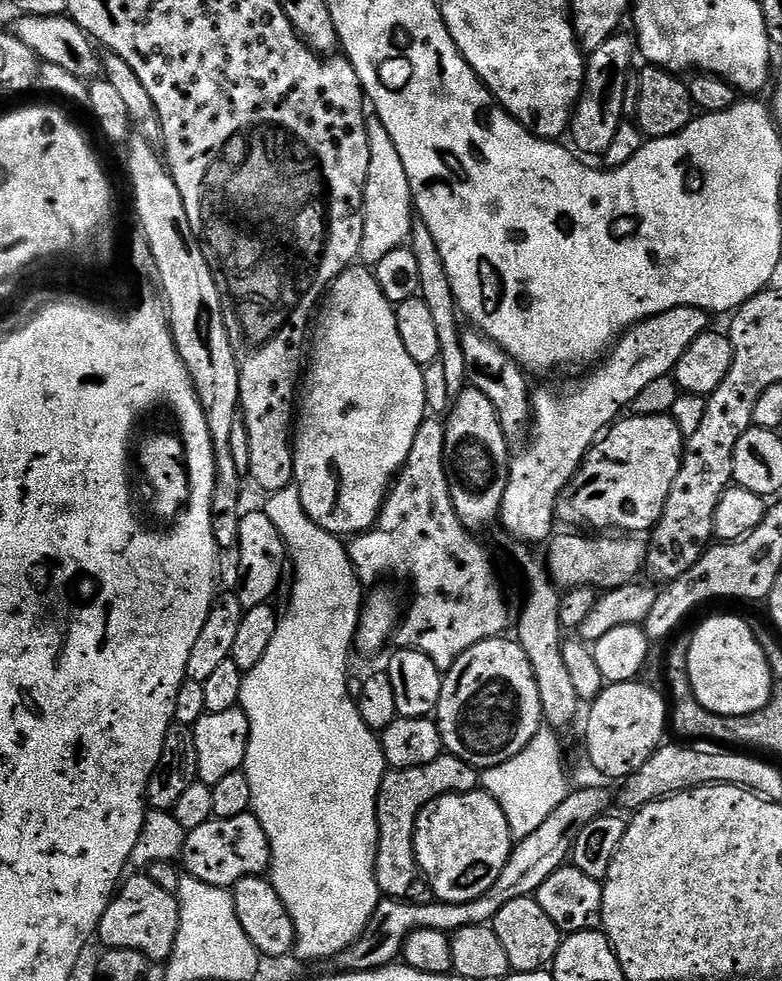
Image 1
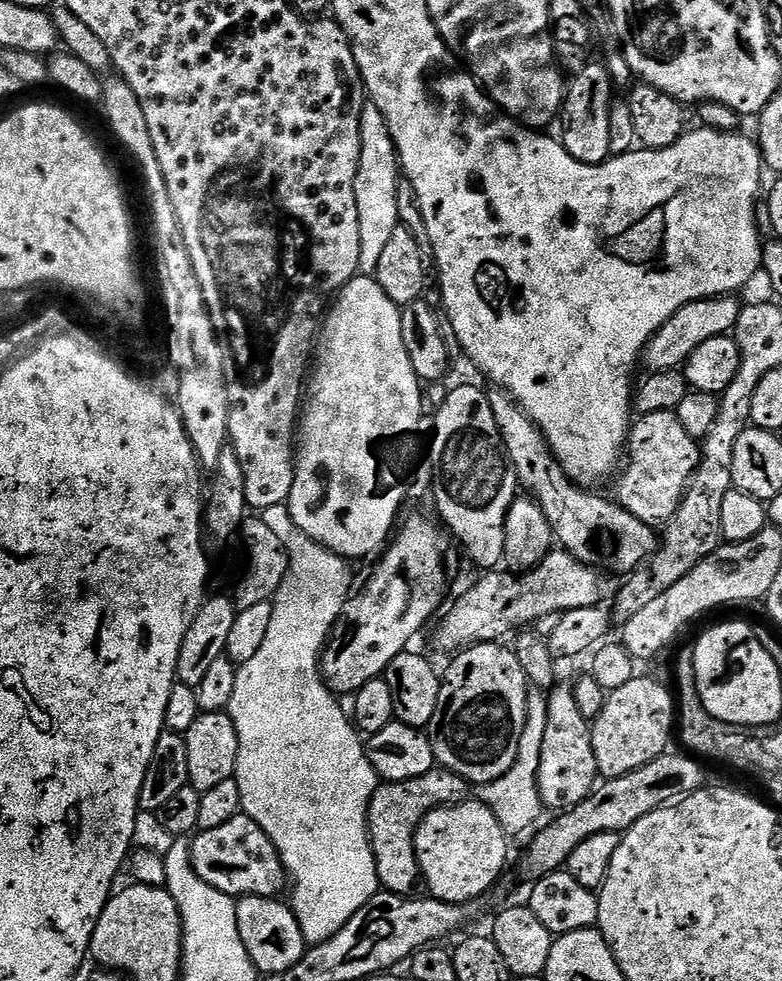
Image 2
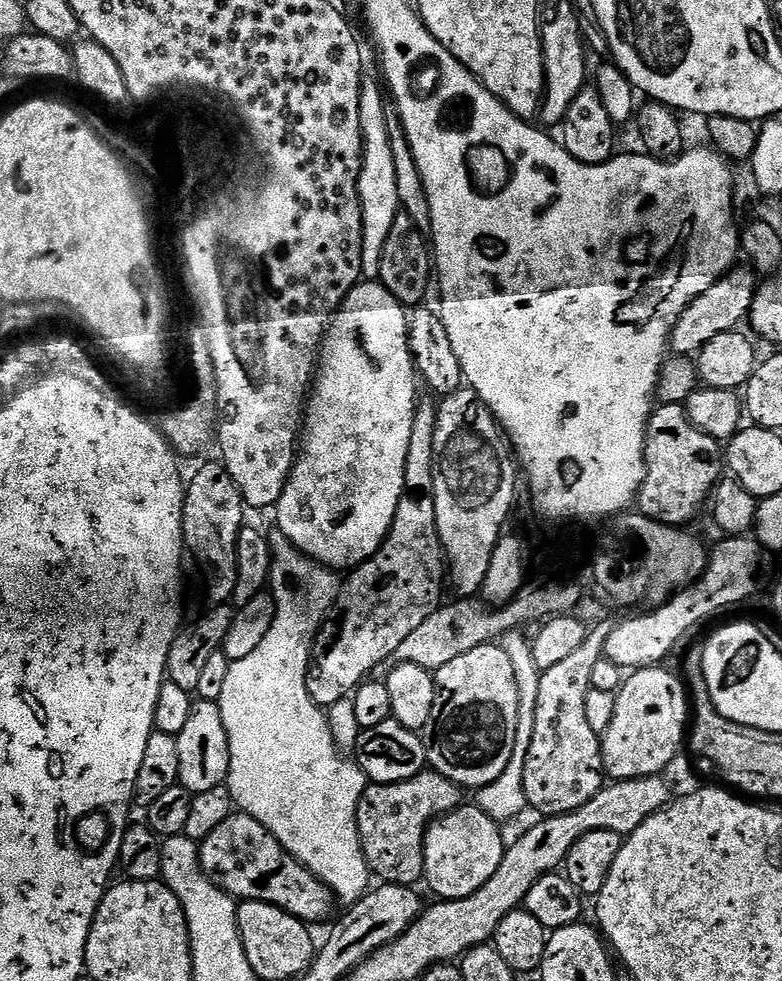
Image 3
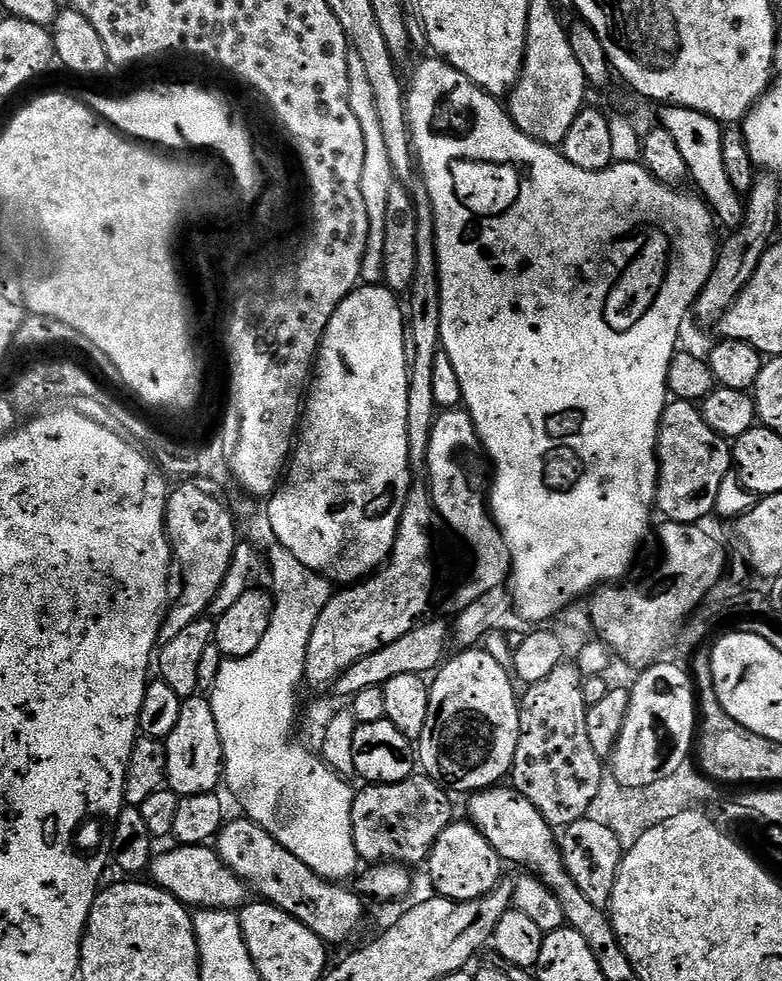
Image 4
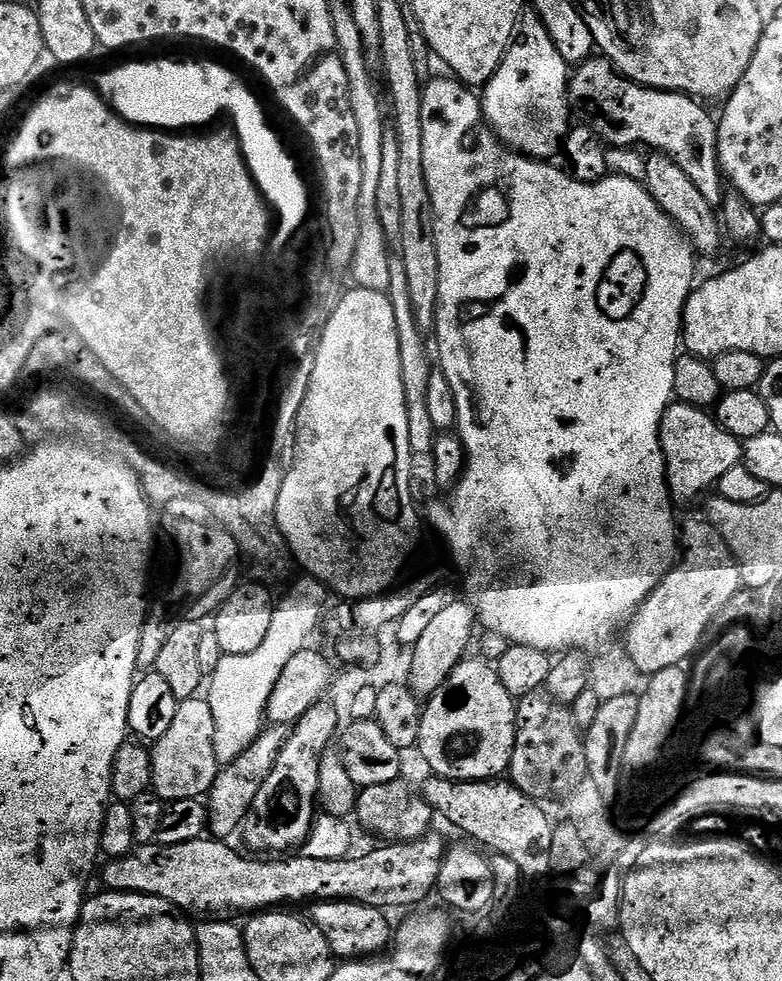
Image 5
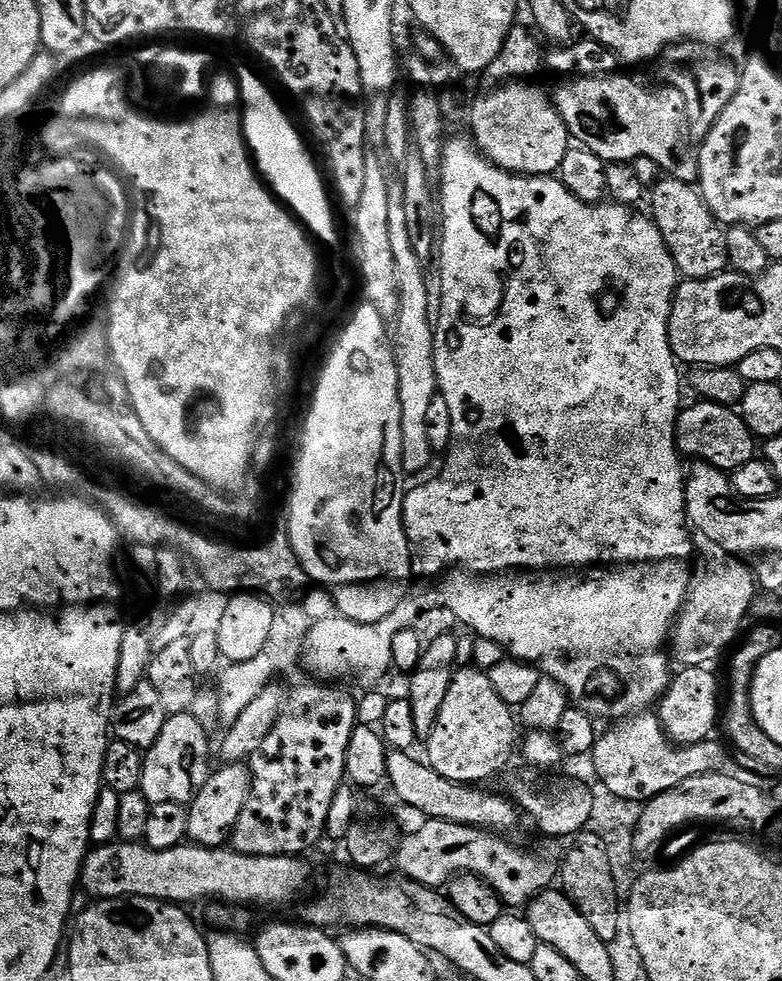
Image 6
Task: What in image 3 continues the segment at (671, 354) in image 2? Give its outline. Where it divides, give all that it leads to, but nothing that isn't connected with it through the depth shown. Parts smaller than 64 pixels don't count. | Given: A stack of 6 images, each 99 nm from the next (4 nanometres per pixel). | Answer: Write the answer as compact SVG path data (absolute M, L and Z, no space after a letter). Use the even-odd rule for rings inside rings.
M733 267L725 276L720 276L718 282L714 282L714 286L706 290L706 294L698 294L698 298L694 298L694 302L690 302L686 310L682 310L670 341L671 351L675 355L692 356L699 353L700 349L706 346L706 342L710 342L710 338L737 331L741 327L740 323L744 324L749 319L749 312L758 289L758 276L751 267L740 267Z

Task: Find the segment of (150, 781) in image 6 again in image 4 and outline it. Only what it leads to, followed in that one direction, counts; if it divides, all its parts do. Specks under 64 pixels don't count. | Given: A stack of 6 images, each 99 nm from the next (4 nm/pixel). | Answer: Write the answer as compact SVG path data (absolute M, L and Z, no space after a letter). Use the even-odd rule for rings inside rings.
M197 694L187 697L181 703L178 726L174 726L166 741L166 770L167 787L181 798L216 792L221 787L224 755L218 734L218 722L214 722L211 699Z

